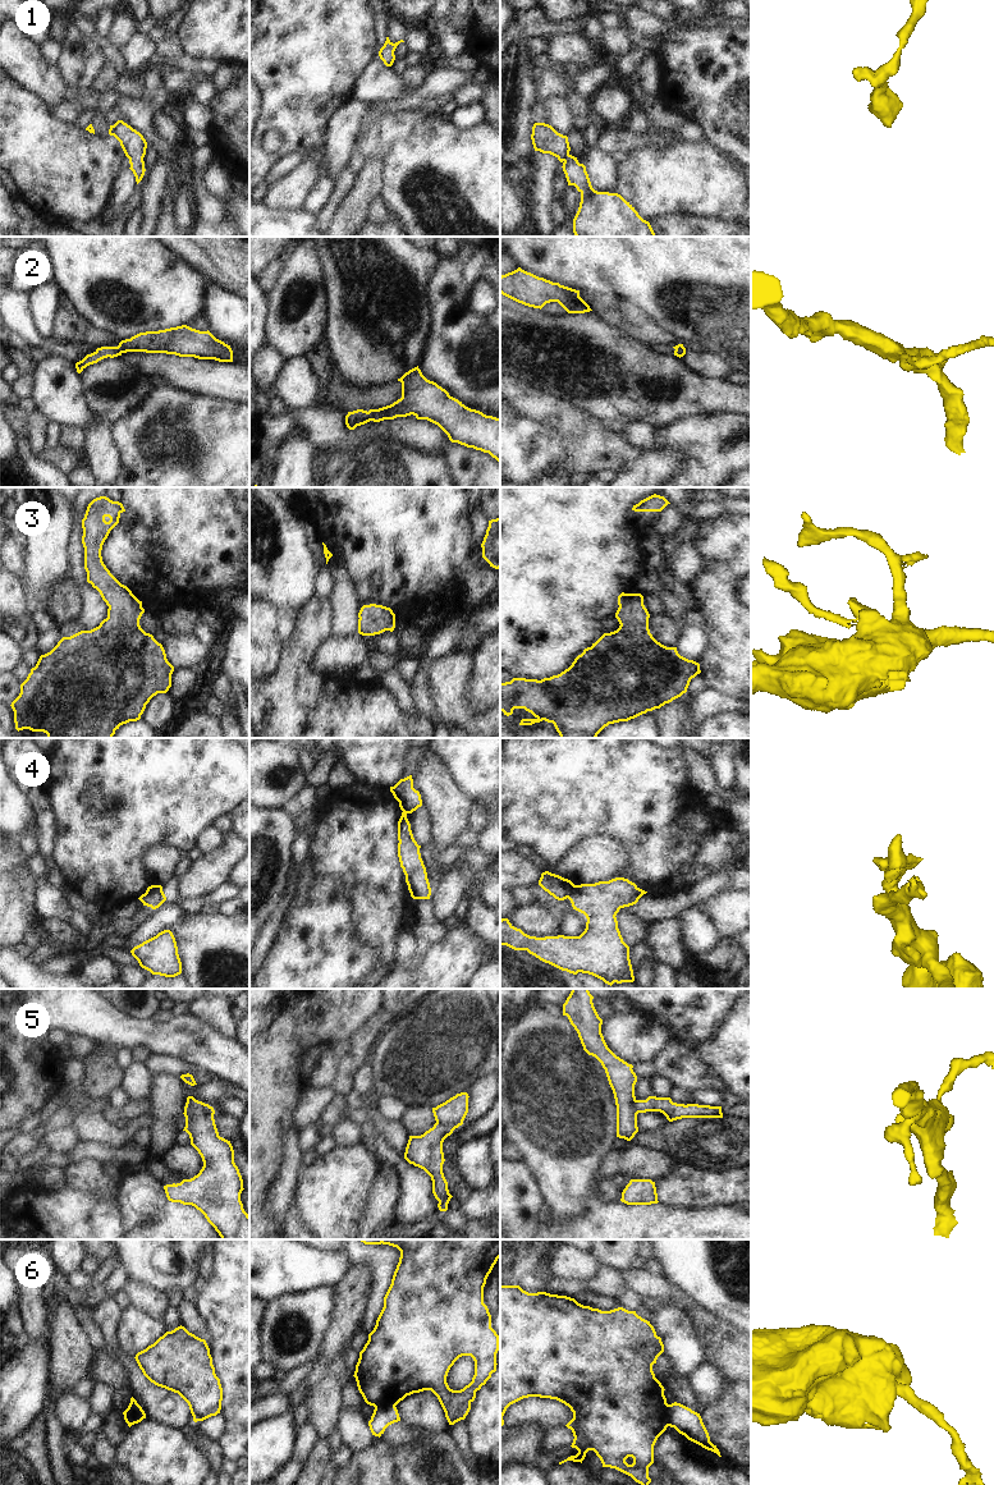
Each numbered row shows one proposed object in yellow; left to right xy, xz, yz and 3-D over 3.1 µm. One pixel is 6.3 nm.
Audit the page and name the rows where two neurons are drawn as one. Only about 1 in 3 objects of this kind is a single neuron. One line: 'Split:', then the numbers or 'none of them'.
Split: 4, 5, 6

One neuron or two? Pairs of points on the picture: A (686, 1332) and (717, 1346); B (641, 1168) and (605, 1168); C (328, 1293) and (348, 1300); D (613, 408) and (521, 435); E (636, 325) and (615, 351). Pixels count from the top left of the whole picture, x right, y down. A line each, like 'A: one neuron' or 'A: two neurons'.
A: two neurons
B: one neuron
C: two neurons
D: two neurons
E: two neurons

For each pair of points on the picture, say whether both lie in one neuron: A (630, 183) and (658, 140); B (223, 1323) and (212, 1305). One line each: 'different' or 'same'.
A: different
B: same

